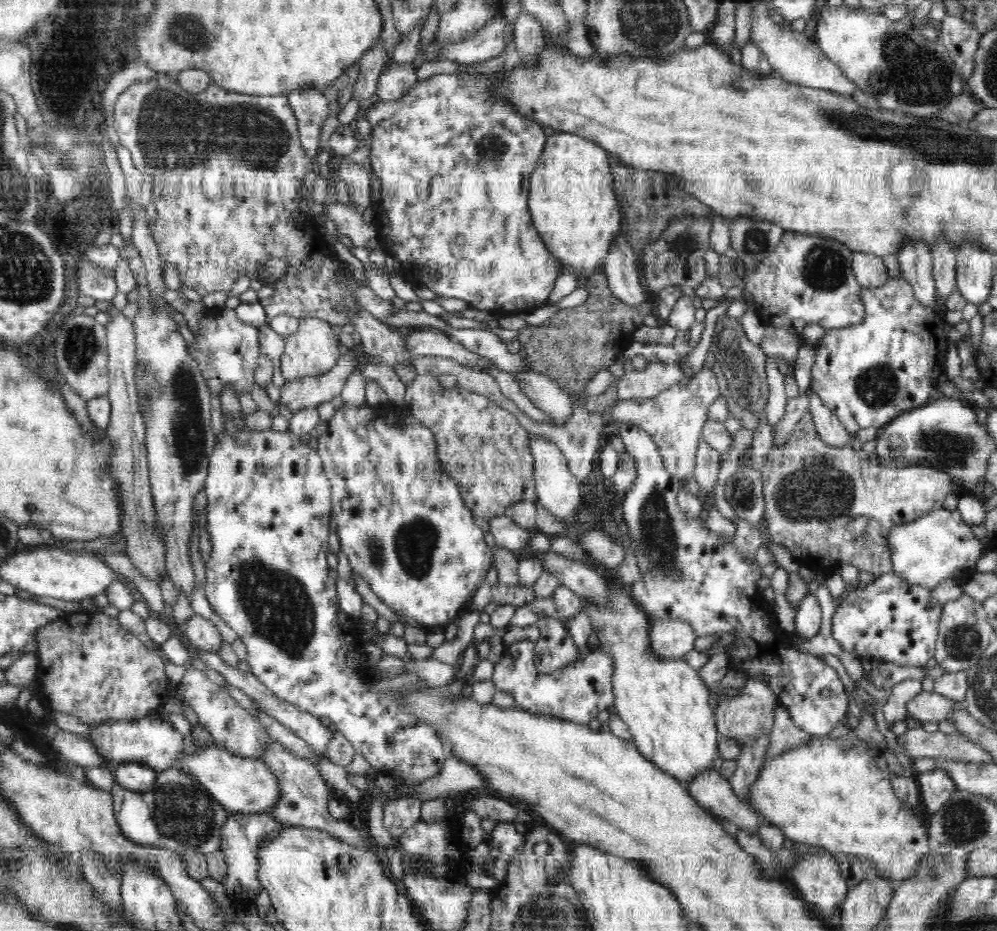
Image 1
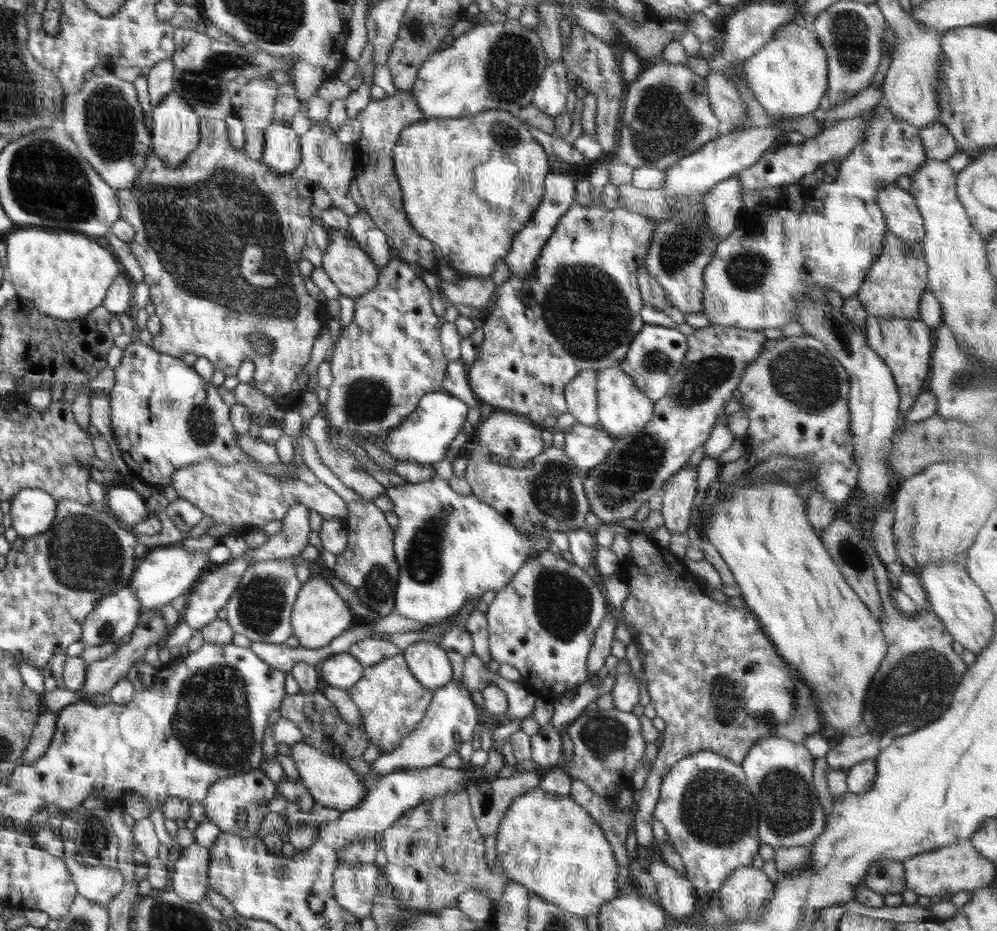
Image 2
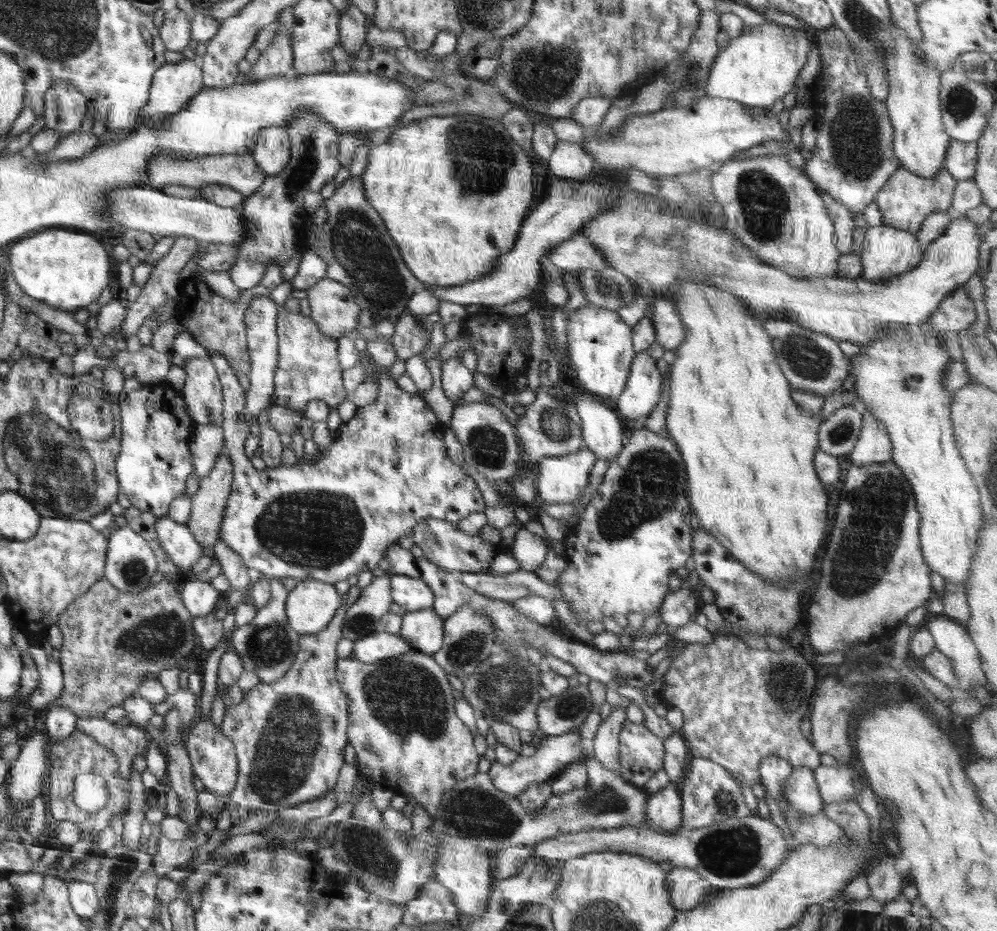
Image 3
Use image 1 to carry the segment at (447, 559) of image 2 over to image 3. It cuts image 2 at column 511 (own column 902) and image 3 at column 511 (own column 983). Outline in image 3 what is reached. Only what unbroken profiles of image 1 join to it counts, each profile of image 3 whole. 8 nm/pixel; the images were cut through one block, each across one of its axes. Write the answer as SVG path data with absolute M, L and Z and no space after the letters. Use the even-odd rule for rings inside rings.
M520 528L515 534L511 548L512 556L514 556L519 568L529 572L541 568L548 555L547 546L542 538L525 528Z

